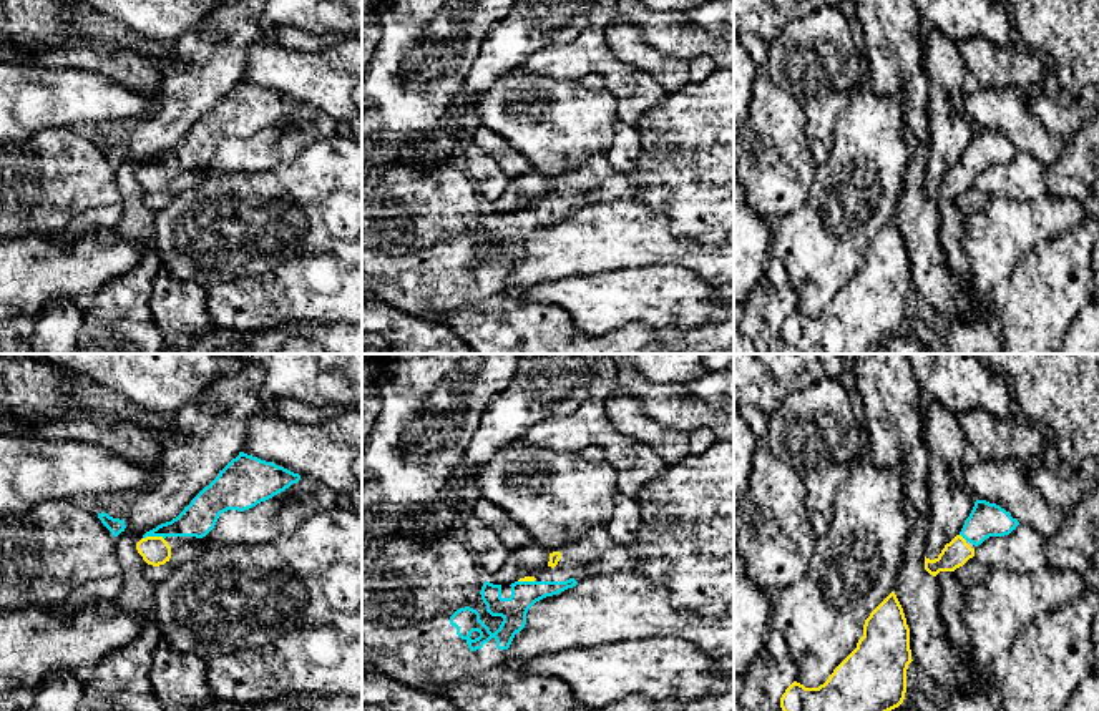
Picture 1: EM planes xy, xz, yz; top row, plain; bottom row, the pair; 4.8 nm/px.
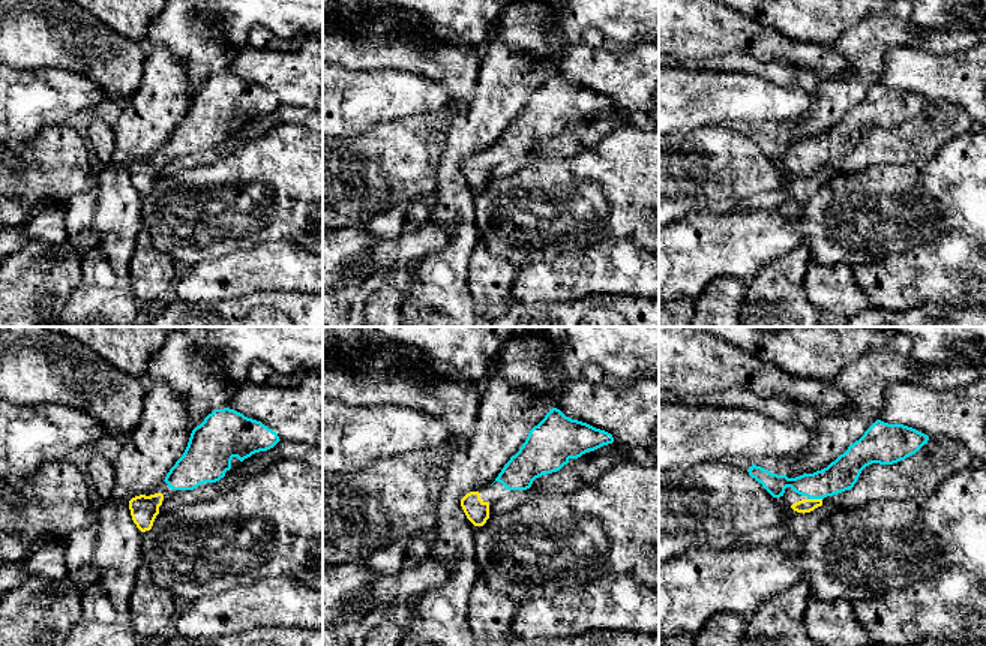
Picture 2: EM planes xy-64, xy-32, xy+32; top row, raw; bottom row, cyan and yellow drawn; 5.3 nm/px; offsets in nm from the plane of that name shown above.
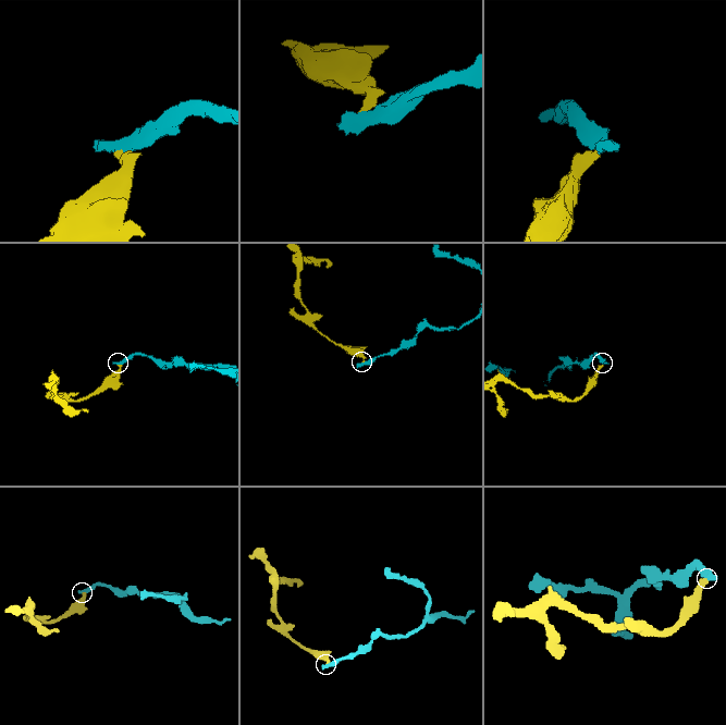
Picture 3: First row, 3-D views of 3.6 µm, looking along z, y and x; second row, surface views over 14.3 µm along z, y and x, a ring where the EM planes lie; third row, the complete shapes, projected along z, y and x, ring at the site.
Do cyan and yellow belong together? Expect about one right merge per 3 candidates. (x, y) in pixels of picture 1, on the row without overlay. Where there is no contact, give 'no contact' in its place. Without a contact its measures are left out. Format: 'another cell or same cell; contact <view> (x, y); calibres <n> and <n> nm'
same cell; contact xy (153, 163); calibres 170 and 140 nm

